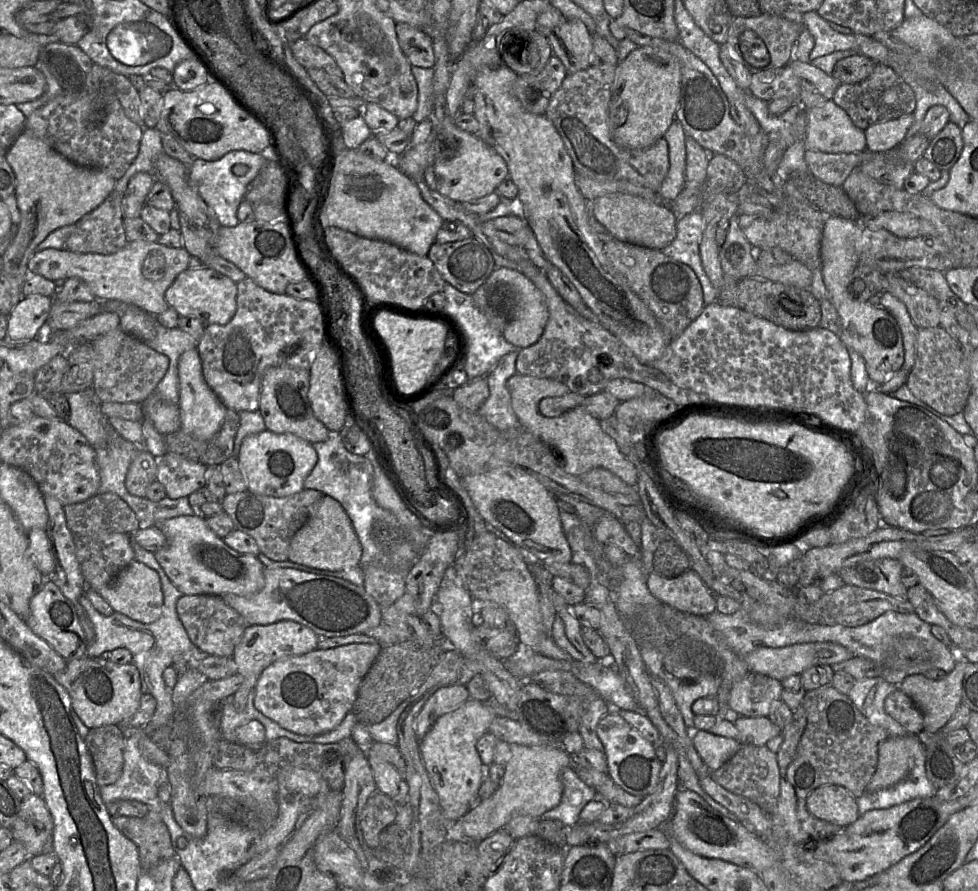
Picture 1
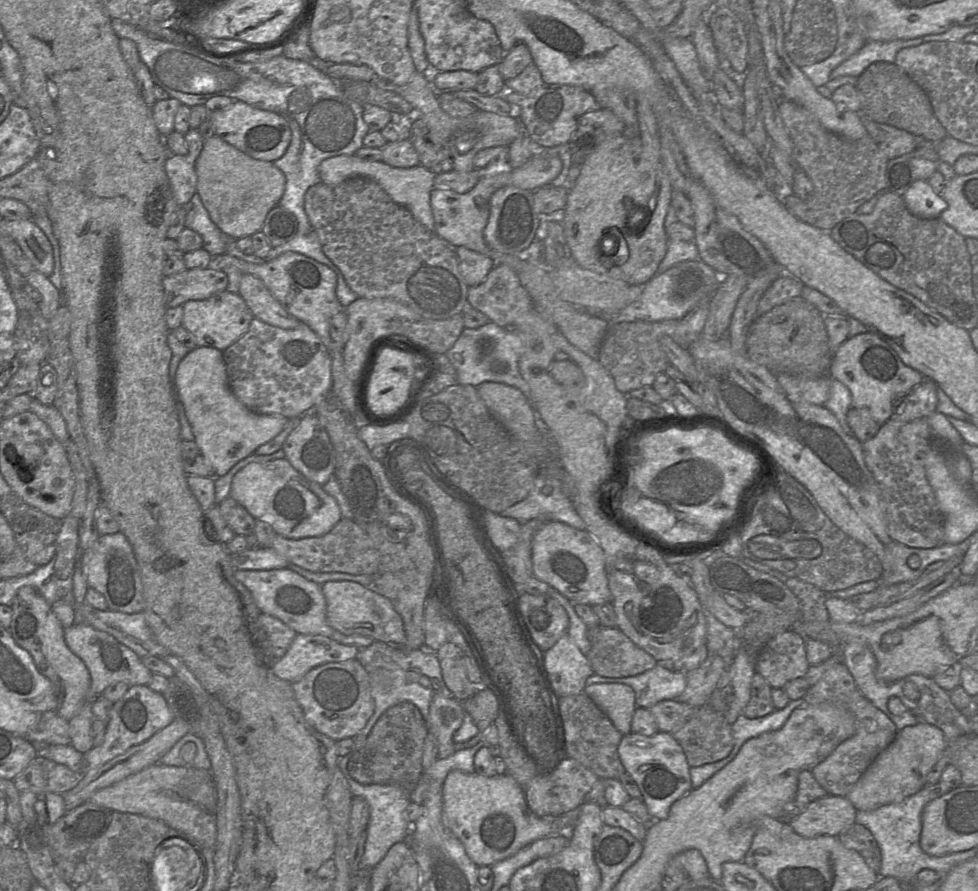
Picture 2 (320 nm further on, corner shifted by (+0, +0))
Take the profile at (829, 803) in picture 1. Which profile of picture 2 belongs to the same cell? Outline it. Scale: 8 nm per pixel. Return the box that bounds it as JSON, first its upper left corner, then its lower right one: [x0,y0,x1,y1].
[790,794,856,838]

